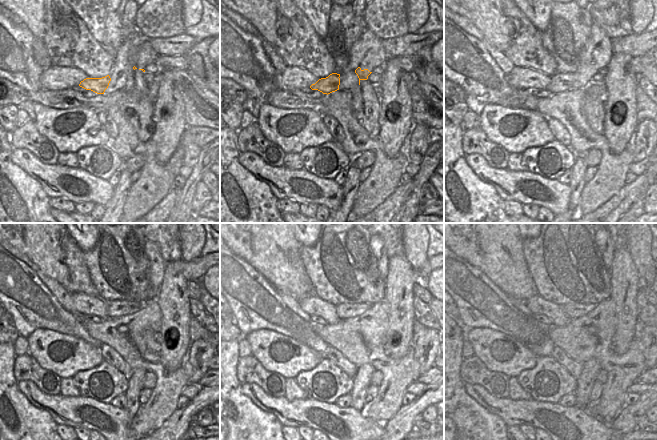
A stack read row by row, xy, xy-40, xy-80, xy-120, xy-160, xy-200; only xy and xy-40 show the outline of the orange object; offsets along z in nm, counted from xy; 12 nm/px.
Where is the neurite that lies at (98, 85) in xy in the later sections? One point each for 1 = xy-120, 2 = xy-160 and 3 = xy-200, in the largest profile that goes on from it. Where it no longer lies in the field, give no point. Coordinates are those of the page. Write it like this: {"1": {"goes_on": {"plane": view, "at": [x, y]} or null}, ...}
{"1": {"goes_on": {"plane": "xy-120", "at": [116, 308]}}, "2": {"goes_on": {"plane": "xy-160", "at": [344, 311]}}, "3": {"goes_on": {"plane": "xy-200", "at": [573, 310]}}}

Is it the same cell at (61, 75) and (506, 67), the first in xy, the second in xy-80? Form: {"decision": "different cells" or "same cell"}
{"decision": "different cells"}

